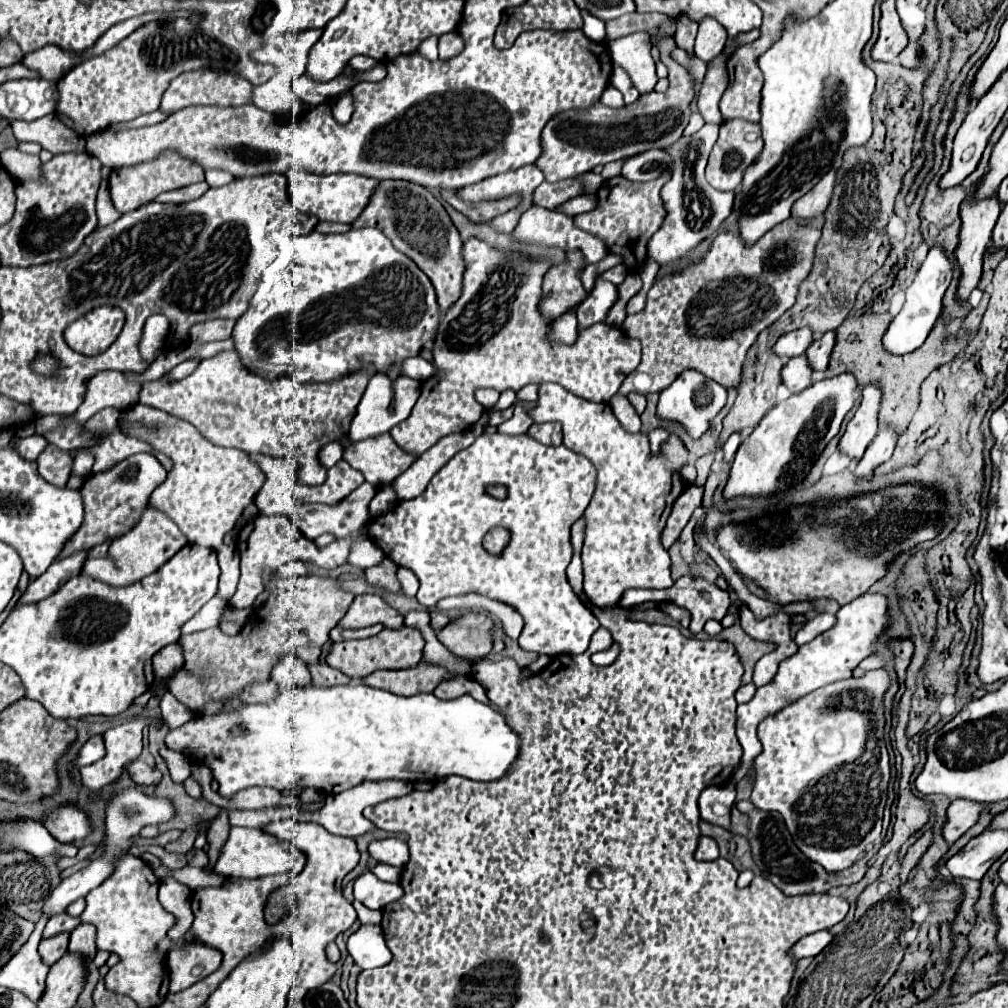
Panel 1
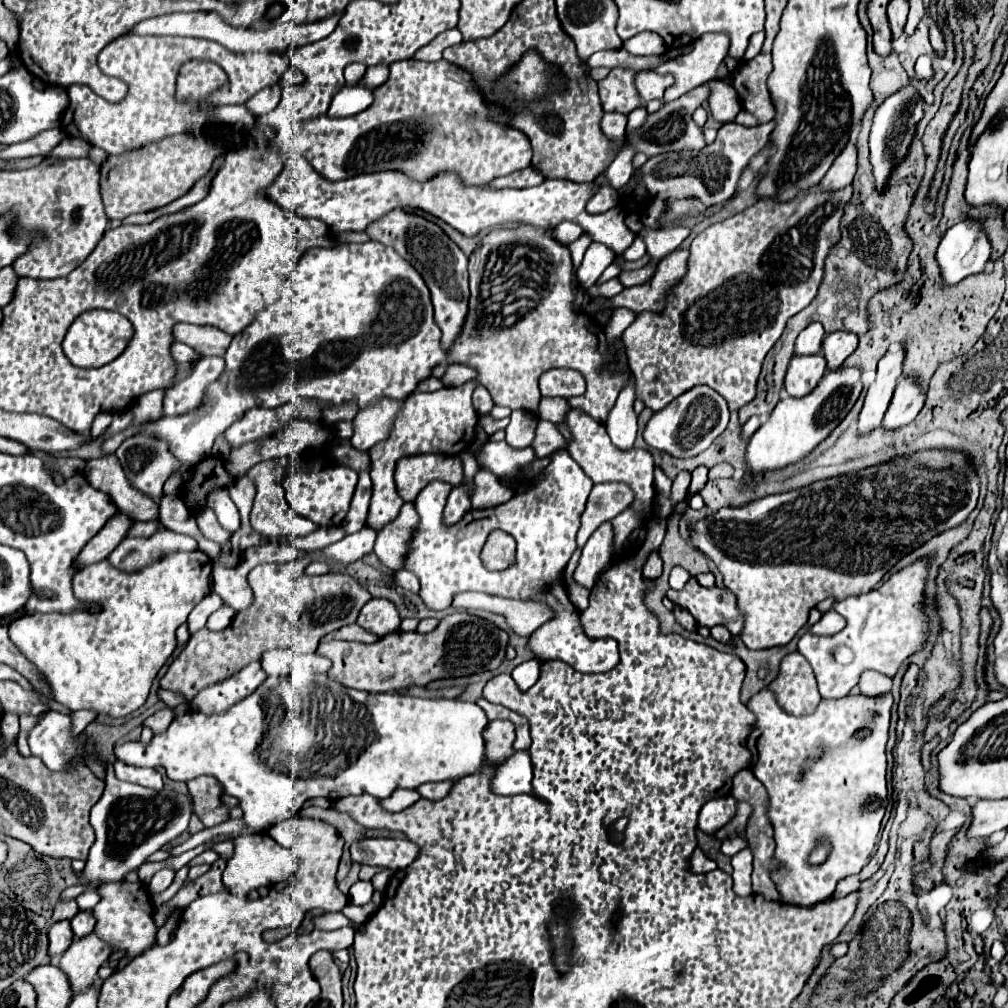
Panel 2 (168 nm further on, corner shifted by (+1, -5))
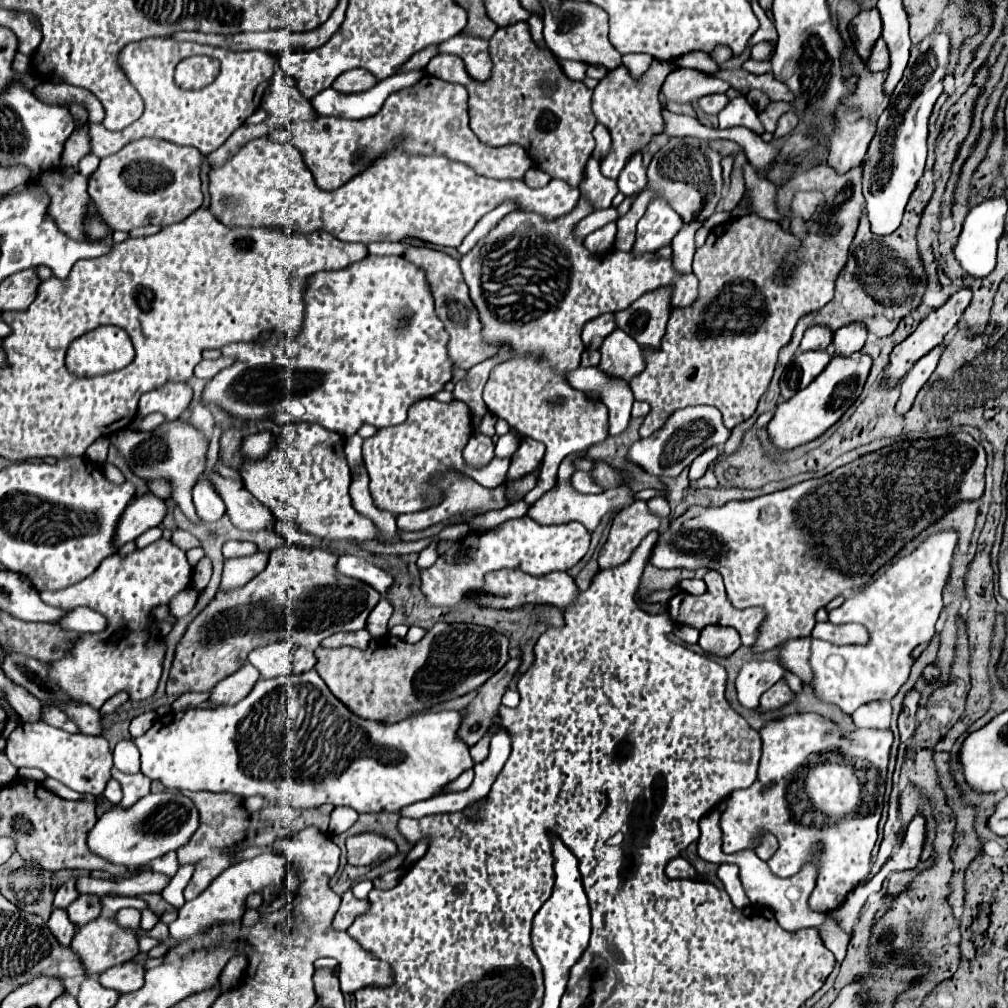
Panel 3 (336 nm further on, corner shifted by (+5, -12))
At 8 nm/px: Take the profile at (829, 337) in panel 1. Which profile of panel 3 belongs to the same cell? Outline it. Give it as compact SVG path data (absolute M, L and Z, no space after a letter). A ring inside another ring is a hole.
M862 323L846 325L846 327L838 329L832 337L832 345L834 345L832 355L840 355L840 357L852 355L852 353L860 351L864 343L866 343L866 327L862 327Z

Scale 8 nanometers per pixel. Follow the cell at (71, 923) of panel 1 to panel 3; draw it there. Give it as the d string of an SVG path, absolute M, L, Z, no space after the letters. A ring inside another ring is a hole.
M70 879L70 881L66 881L66 883L58 889L58 893L56 893L56 897L54 897L54 907L56 907L56 909L68 909L68 905L70 905L76 897L78 897L78 893L76 893L74 881Z

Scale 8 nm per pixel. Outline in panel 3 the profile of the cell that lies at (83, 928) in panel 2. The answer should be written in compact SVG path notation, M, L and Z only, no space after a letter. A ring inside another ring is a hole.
M80 895L68 907L68 917L78 927L84 927L86 923L98 919L98 915L100 915L100 899L96 895Z

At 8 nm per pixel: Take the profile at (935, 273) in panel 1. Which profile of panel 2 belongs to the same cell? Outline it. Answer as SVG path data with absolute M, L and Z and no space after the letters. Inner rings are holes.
M962 220L954 224L944 234L936 252L942 278L948 284L956 284L966 276L984 272L990 250L992 246L980 220Z

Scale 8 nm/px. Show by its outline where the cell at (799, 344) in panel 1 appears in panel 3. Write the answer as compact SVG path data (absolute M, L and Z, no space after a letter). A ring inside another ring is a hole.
M816 325L804 333L798 349L800 351L824 351L830 343L832 343L832 331L828 327Z

